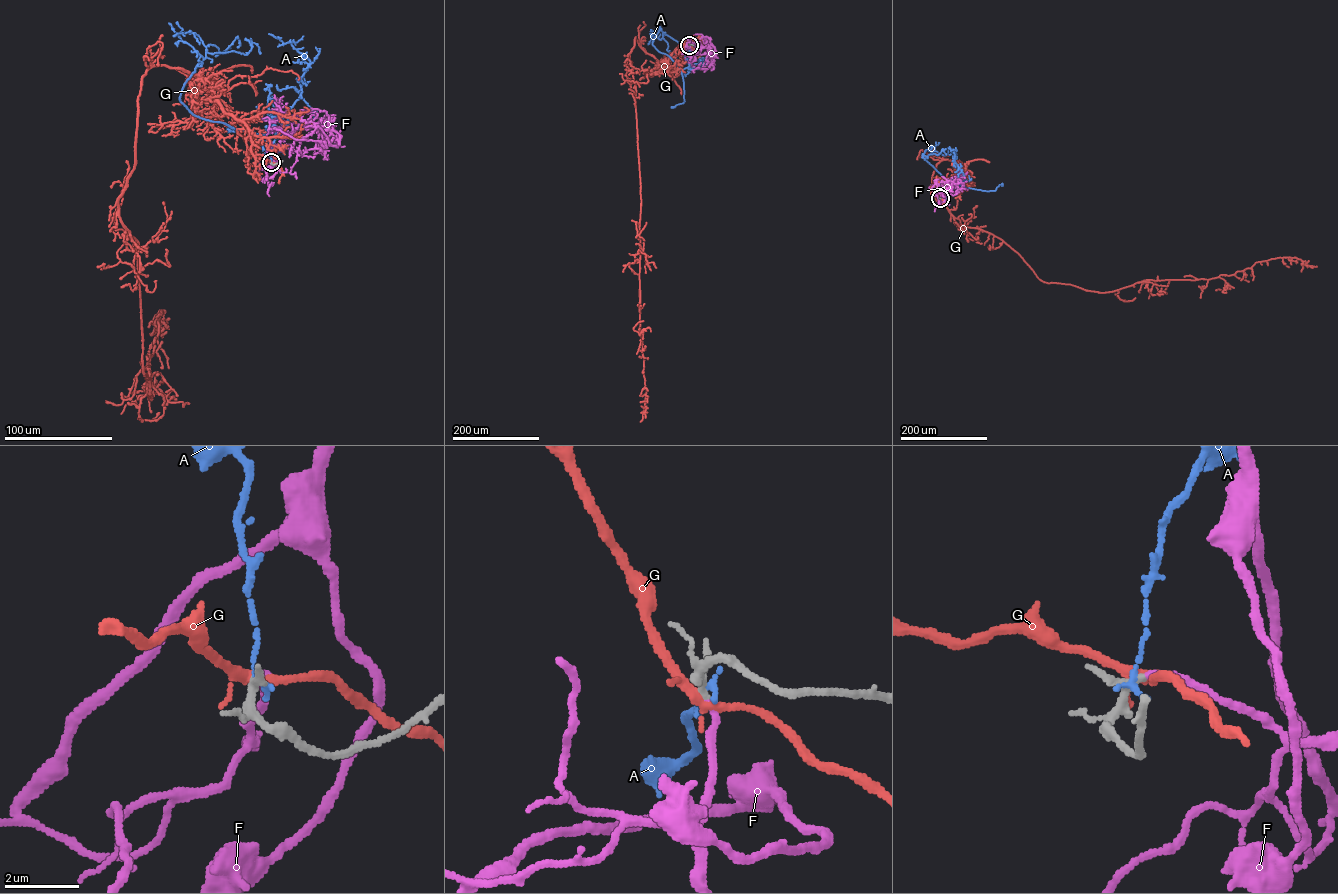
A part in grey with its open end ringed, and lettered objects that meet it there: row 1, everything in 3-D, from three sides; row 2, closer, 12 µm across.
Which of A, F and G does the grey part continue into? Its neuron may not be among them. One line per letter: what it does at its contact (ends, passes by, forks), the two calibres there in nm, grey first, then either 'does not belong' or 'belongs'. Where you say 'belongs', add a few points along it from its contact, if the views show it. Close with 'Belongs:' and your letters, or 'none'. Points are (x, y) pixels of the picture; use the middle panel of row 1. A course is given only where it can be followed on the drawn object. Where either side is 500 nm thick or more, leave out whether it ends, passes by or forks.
A: it ends | 220/170 nm | does not belong
F: it ends | 140/170 nm | belongs | via (689, 45), (698, 50), (712, 45), (716, 50), (715, 54), (691, 53), (693, 67)
G: it forks | 220/240 nm | does not belong
Belongs: F

